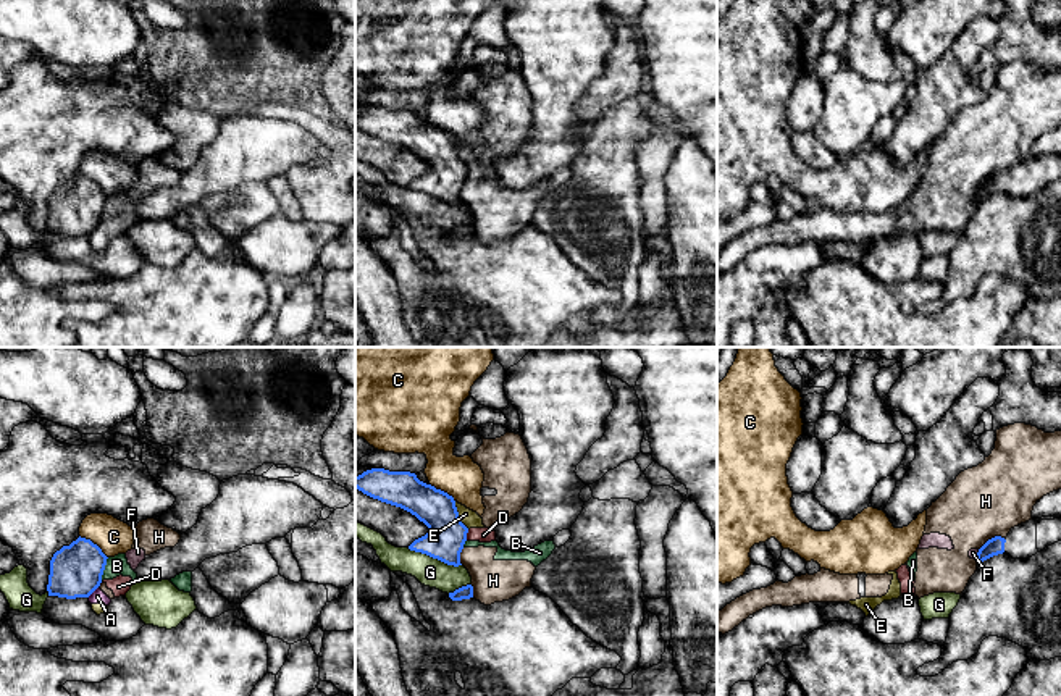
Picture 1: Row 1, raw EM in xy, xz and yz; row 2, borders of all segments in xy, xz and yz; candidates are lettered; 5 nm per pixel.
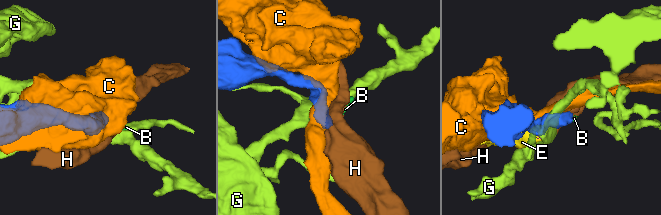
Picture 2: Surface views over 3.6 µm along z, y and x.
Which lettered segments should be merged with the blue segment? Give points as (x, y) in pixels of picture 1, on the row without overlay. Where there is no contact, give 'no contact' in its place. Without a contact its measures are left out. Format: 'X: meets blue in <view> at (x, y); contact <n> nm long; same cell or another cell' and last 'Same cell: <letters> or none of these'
A: meets blue in xy at (92, 230); contact 80 nm long; another cell
B: meets blue in xy at (104, 207); contact 130 nm long; another cell
C: meets blue in xy at (92, 181); contact 180 nm long; another cell
D: meets blue in xz at (465, 173); contact 60 nm long; another cell
E: meets blue in xz at (457, 154); contact 160 nm long; another cell
F: meets blue in yz at (977, 192); contact 50 nm long; another cell
G: meets blue in xz at (435, 196); contact 280 nm long; another cell
H: meets blue in yz at (990, 178); contact 140 nm long; another cell
Same cell: none of these

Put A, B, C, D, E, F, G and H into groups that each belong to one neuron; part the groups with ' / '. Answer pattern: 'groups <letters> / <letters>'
groups A B D E F H / C / G

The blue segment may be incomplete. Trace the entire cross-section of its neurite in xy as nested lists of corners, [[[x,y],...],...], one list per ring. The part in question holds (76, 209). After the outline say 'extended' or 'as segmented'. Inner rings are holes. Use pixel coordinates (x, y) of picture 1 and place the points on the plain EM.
[[[78,176],[50,199],[48,234],[89,236],[102,221],[107,194],[90,178]]]; as segmented

